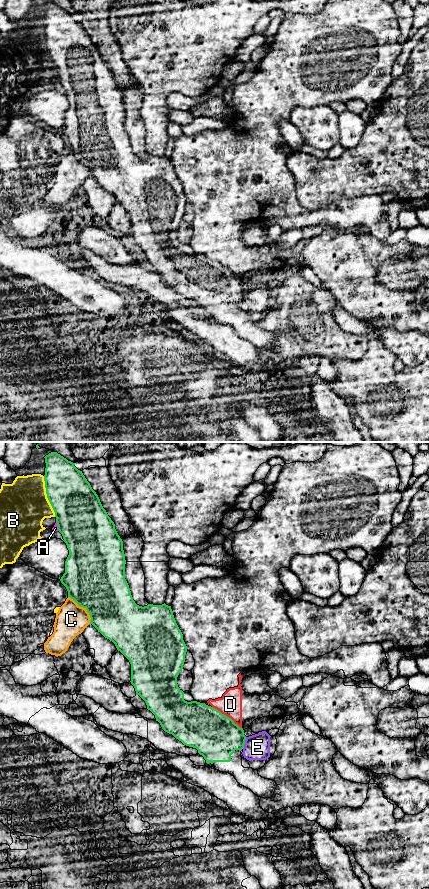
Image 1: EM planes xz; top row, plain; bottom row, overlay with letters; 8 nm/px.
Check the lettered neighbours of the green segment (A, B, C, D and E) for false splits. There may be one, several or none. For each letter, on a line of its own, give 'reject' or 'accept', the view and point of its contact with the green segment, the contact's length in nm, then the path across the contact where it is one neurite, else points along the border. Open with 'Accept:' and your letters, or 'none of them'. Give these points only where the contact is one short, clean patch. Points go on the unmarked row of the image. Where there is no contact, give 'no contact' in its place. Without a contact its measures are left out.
Accept: none of them
A: reject; meets green in xz at (58, 78); contact 80 nm long
B: reject; meets green in xz at (47, 48); contact 340 nm long
C: reject; meets green in xz at (84, 159); contact 280 nm long
D: reject; meets green in xz at (226, 268); contact 320 nm long; border along xz (212, 258), (228, 268), (242, 281)
E: reject; meets green in xz at (244, 295); contact 100 nm long; border along xz (246, 289), (242, 300)

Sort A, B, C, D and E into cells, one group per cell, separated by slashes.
A / B / C / D / E

